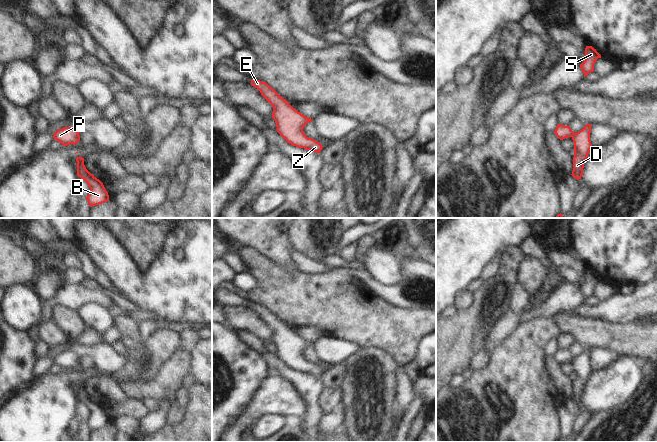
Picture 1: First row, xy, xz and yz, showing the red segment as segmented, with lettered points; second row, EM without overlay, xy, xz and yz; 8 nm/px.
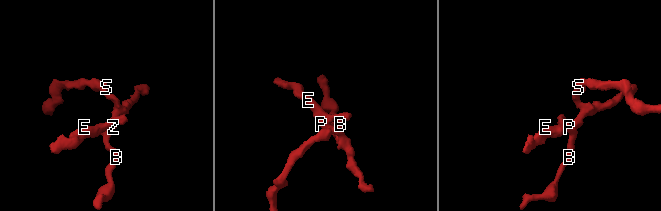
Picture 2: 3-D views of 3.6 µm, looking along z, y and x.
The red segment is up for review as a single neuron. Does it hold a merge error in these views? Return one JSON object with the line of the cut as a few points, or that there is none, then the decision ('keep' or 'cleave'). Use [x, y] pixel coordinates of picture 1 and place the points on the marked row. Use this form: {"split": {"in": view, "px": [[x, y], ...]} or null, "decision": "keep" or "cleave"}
{"split": null, "decision": "keep"}

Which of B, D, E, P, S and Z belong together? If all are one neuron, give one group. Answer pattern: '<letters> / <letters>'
B D E P S Z

